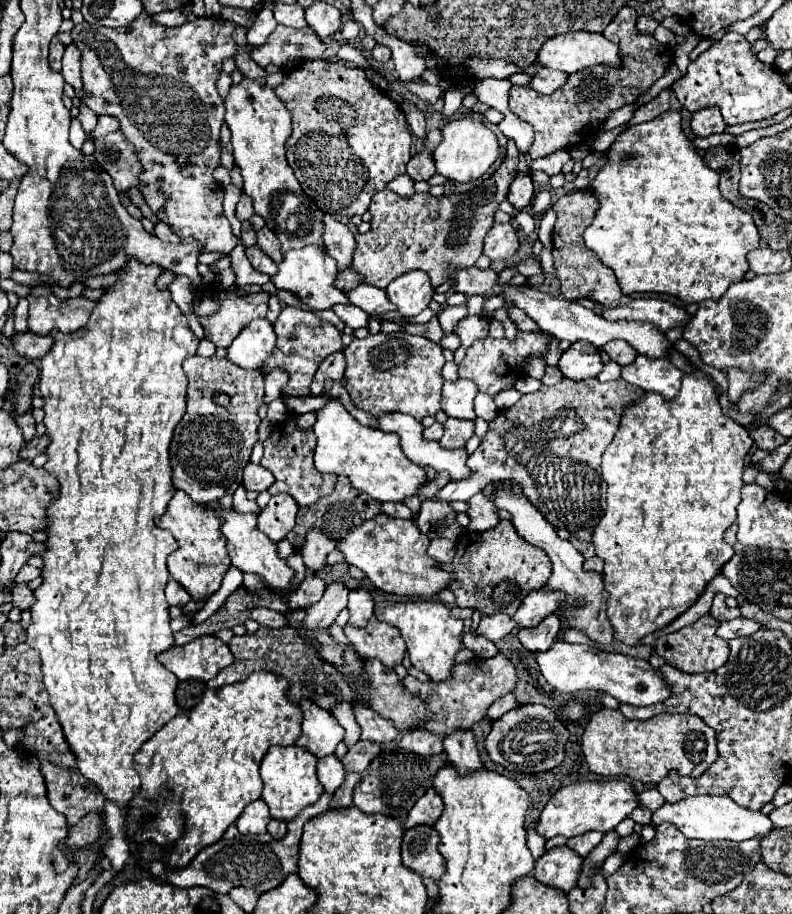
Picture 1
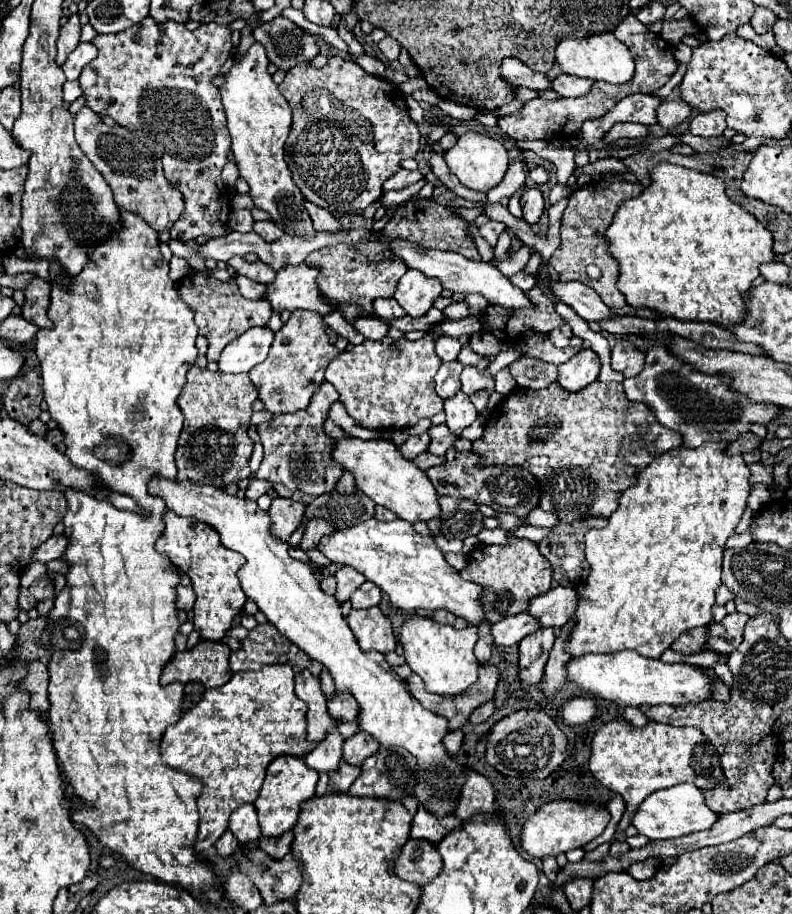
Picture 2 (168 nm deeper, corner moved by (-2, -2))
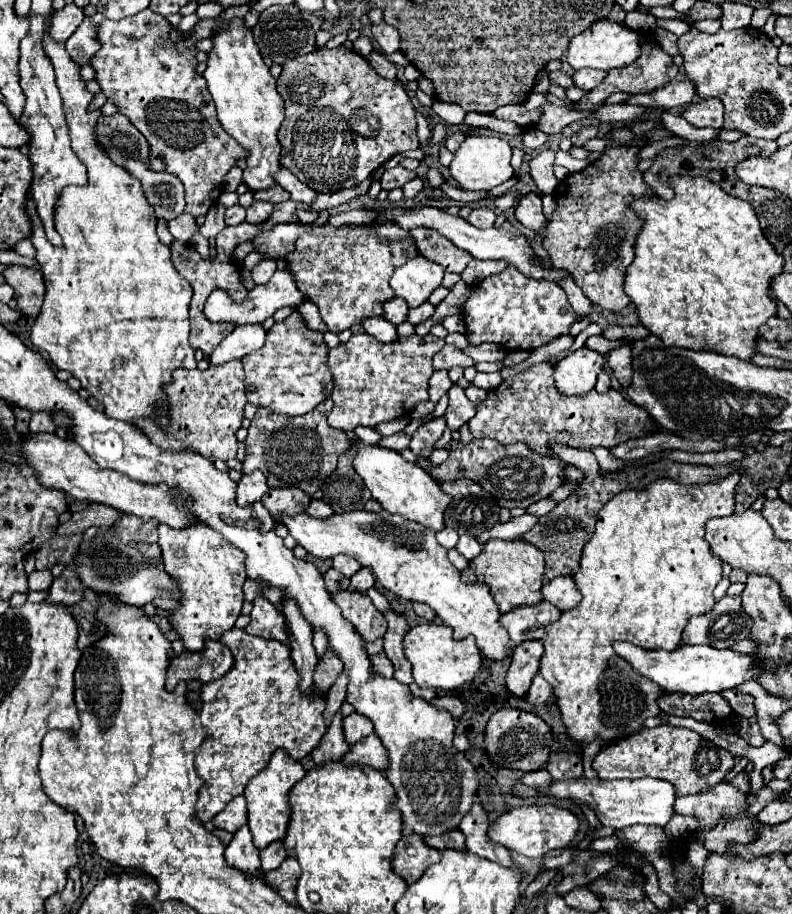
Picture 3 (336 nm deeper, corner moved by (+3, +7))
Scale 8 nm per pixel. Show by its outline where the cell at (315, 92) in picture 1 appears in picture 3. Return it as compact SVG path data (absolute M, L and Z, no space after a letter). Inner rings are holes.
M320 48L310 54L296 56L282 66L282 74L276 84L286 106L286 120L278 130L278 142L282 146L280 164L292 170L298 180L306 182L316 192L352 188L364 182L394 154L418 148L416 114L402 82L378 76L370 62L352 48Z

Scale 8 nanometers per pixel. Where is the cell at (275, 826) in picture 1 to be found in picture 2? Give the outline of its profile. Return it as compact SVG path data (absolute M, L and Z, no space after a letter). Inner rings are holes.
M293 831L283 833L281 837L261 837L259 839L259 847L265 849L265 853L269 853L273 859L281 859L289 853L293 843Z

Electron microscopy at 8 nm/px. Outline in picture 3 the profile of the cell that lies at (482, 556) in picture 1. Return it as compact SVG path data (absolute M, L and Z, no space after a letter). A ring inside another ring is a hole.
M488 540L478 558L470 562L472 572L470 582L486 582L490 586L492 596L500 604L500 612L510 612L518 606L534 606L542 602L542 586L544 586L544 554L520 540Z

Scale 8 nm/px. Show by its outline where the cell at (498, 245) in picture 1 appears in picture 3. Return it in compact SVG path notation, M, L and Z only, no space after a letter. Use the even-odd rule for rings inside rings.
M474 208L466 220L476 228L492 228L494 220L496 220L496 214L488 208Z

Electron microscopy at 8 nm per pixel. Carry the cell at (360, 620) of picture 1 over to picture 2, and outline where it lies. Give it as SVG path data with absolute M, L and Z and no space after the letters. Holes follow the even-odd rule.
M365 581L353 595L351 595L351 605L353 609L369 609L379 605L381 601L381 591L377 585L373 585L371 581Z

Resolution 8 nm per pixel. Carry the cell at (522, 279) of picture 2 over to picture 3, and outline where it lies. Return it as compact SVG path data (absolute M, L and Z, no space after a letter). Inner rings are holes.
M472 260L472 264L468 264L468 268L460 274L462 280L466 284L478 284L480 280L484 280L484 276L490 276L490 274L498 274L506 268L508 264L504 260Z

